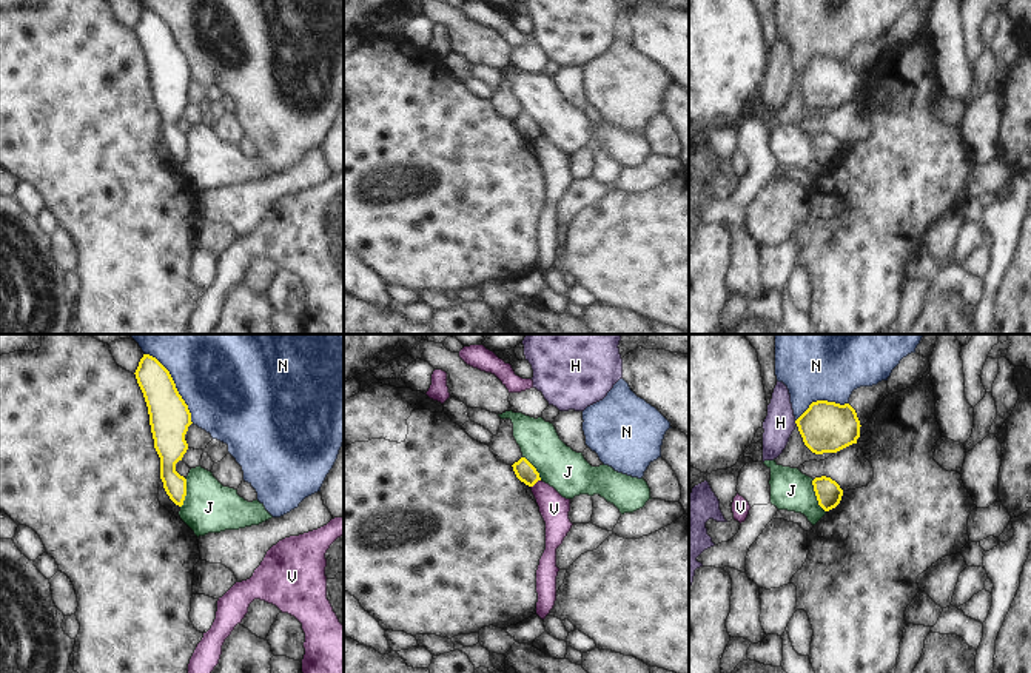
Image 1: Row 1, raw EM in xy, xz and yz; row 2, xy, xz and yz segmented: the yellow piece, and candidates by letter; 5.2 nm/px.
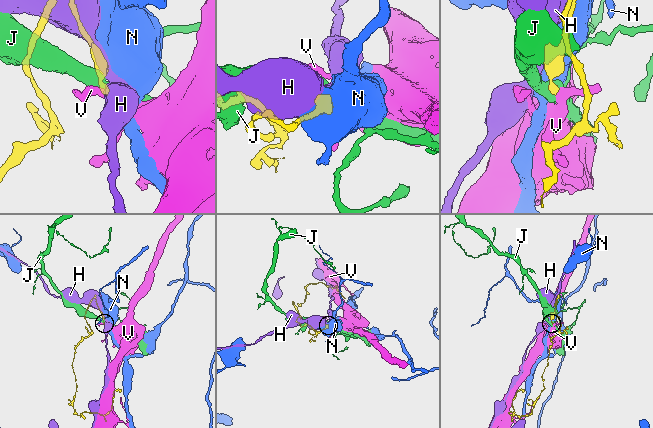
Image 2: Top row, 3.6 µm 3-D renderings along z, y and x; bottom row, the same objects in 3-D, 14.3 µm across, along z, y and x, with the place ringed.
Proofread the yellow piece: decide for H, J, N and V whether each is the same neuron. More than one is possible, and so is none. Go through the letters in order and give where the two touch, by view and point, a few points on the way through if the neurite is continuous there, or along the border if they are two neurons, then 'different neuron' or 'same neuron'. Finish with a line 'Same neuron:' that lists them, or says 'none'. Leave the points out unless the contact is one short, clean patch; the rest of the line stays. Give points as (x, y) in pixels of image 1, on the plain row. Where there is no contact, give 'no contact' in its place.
H: meets yellow in yz at (795, 77); border along yz (794, 76), (797, 79); different neuron
J: meets yellow in yz at (816, 150); border along yz (812, 134), (817, 159), (825, 167); different neuron
N: meets yellow in xy at (174, 40); different neuron
V: meets yellow in xz at (535, 137); different neuron
Same neuron: none

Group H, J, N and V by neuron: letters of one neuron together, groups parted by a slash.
H / J / N / V

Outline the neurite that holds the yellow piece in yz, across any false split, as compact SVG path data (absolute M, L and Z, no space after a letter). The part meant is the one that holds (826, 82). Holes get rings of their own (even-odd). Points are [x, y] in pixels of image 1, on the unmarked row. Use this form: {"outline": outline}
{"outline": "M817 55L795 75L804 100L815 109L837 108L860 92L855 65L828 55Z"}

